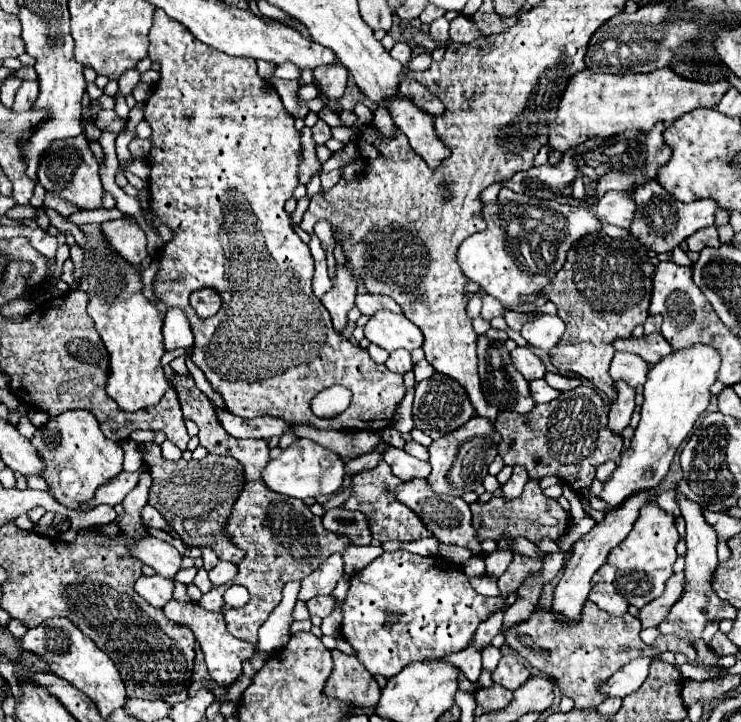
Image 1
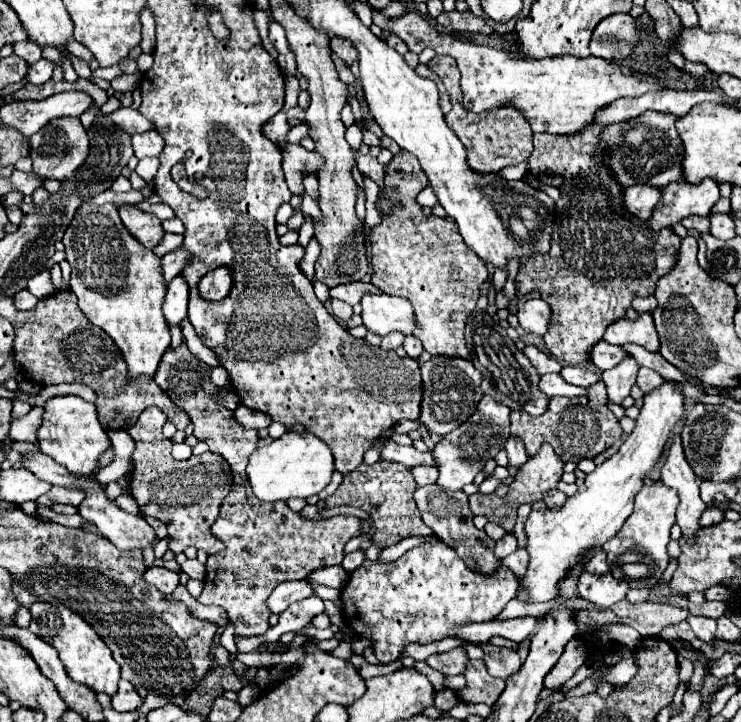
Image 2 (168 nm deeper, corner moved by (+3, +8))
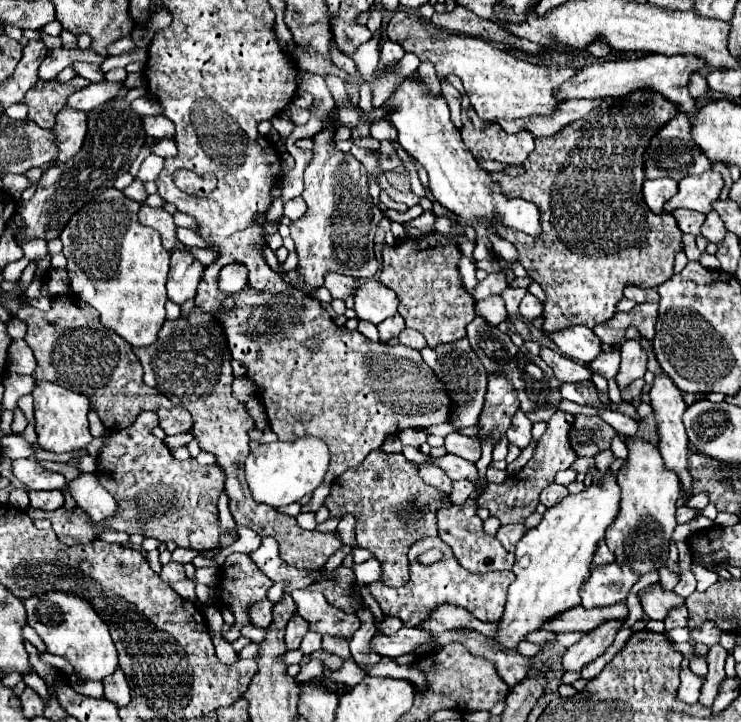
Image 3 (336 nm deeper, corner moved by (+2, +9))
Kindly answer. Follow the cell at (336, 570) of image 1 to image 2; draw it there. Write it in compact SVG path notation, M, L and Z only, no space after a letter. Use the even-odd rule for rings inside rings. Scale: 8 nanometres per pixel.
M285 581L275 587L275 591L269 595L269 609L271 613L283 613L289 603L301 601L305 597L313 595L313 587L307 581Z

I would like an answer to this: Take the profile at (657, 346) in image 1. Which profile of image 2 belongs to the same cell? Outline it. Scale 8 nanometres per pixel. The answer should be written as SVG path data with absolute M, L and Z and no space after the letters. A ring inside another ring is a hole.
M639 315L635 321L631 319L619 319L611 323L603 335L603 339L611 345L625 345L625 343L635 343L645 347L647 351L657 353L659 347L659 337L653 325L651 315Z

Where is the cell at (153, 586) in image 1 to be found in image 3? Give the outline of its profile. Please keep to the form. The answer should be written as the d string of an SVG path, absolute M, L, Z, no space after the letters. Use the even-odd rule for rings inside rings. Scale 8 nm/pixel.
M170 560L168 564L162 566L160 578L162 578L164 582L168 582L168 584L174 584L174 582L178 582L178 580L184 580L184 578L186 578L186 574L184 574L184 564Z

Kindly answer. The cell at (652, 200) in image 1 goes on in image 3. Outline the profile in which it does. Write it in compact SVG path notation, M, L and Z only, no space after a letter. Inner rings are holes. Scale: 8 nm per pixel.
M706 170L700 176L682 178L678 194L664 206L664 210L672 212L676 208L688 208L694 212L708 214L712 210L712 202L718 200L722 188L724 178L720 172L714 170Z

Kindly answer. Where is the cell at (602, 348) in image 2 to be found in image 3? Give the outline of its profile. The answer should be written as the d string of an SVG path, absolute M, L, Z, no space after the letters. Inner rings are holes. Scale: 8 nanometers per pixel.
M570 326L568 330L544 332L560 350L560 354L578 360L592 362L600 354L600 340L594 338L594 332L586 326Z

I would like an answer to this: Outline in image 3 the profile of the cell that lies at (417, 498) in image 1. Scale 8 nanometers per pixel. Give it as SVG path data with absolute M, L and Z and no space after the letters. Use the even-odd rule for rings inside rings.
M474 498L466 500L466 504L462 506L444 506L438 510L438 536L454 550L454 556L458 558L458 562L470 570L470 572L490 572L490 570L510 570L514 564L514 554L504 550L502 544L498 542L498 538L490 536L484 526L482 520L476 514L478 508L474 508ZM476 516L476 524L472 524L472 518Z

